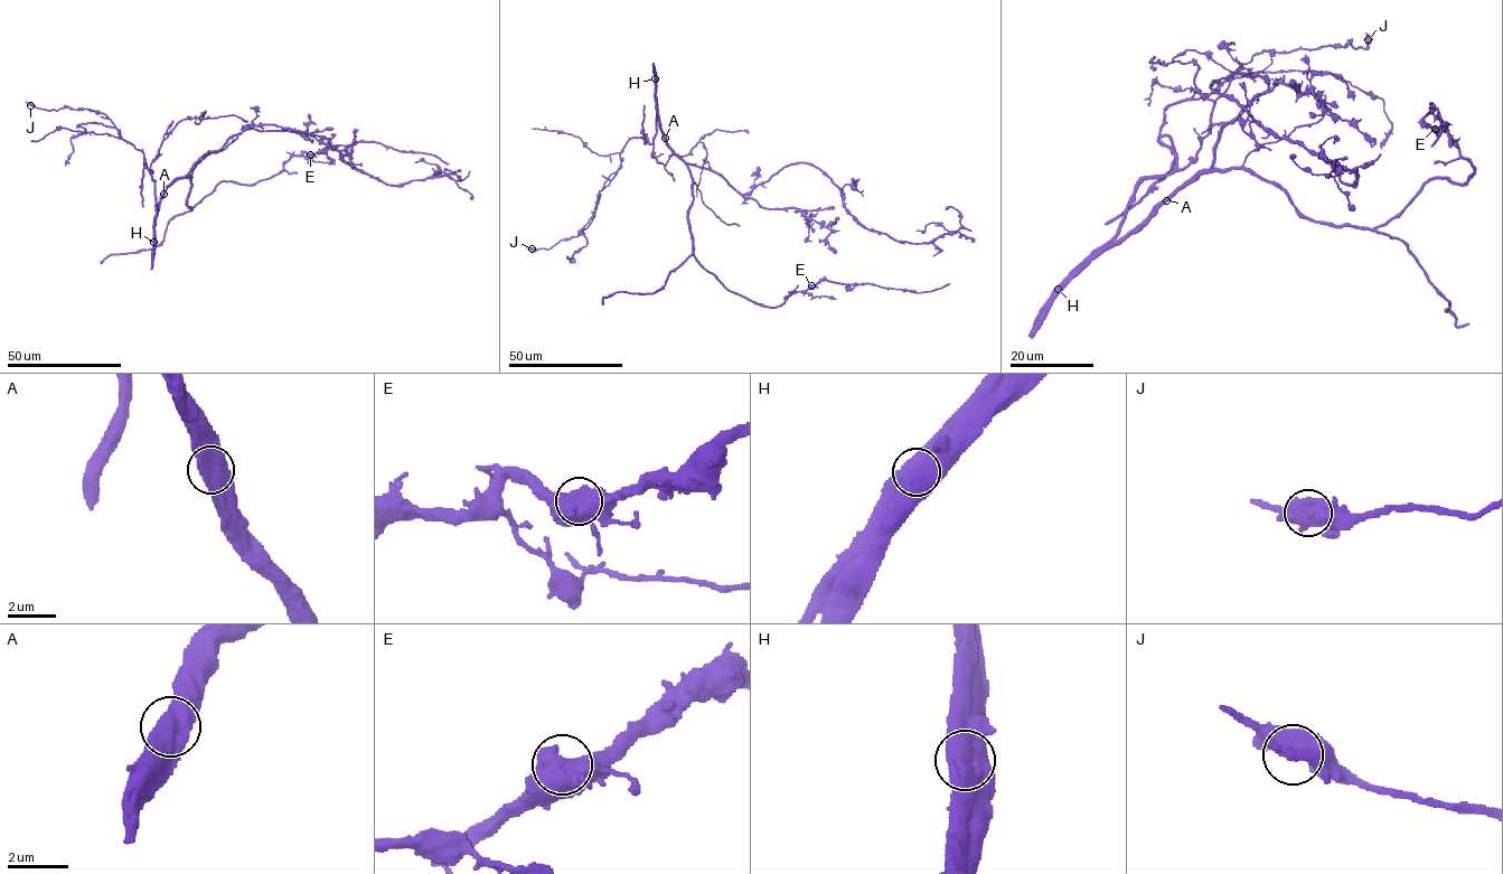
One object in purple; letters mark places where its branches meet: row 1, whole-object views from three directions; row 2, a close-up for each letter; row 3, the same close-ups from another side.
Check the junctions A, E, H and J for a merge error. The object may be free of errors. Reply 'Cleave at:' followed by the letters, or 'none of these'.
Cleave at: H

